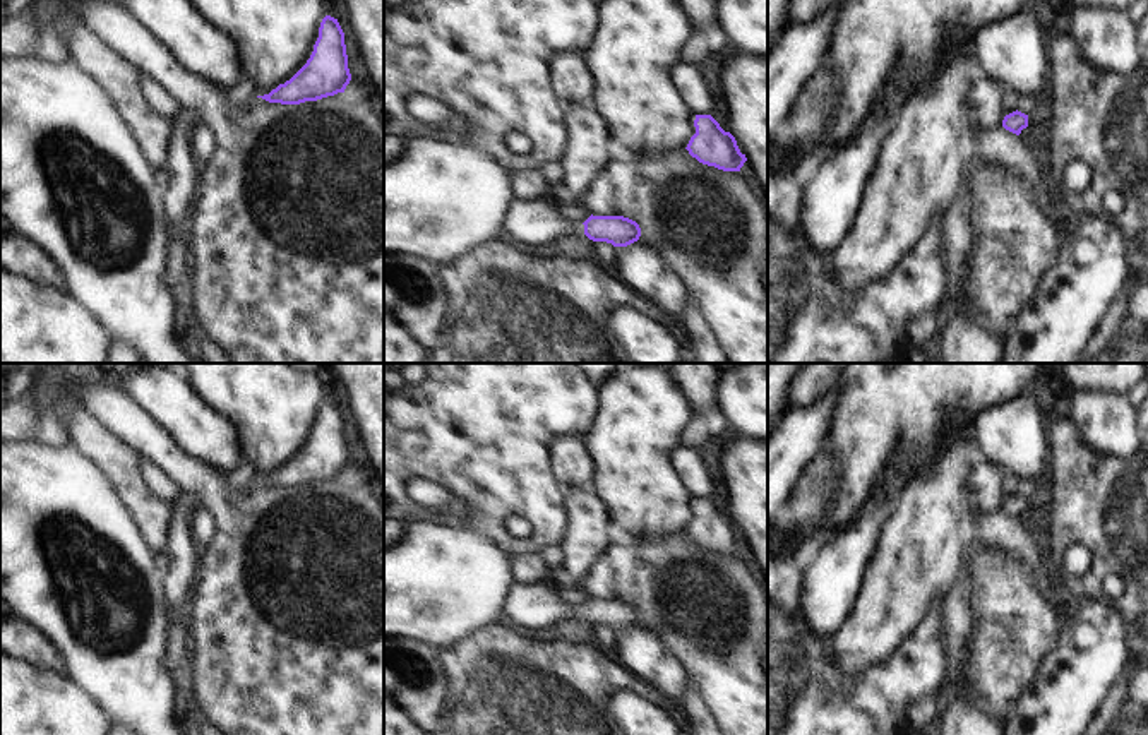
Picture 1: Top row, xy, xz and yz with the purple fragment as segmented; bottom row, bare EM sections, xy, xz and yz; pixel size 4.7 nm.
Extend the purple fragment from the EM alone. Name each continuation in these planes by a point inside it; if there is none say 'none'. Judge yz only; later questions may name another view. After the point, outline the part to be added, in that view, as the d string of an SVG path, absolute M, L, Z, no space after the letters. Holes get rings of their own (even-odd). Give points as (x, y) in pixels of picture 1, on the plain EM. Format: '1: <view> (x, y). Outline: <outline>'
none.

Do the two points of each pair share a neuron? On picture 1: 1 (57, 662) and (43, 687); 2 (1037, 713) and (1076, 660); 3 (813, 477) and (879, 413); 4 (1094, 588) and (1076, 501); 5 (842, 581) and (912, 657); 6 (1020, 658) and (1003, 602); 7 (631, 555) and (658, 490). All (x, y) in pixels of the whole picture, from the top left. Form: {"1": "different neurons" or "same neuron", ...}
{"1": "different neurons", "2": "same neuron", "3": "different neurons", "4": "same neuron", "5": "different neurons", "6": "same neuron", "7": "different neurons"}

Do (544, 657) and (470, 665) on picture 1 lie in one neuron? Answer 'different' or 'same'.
same

